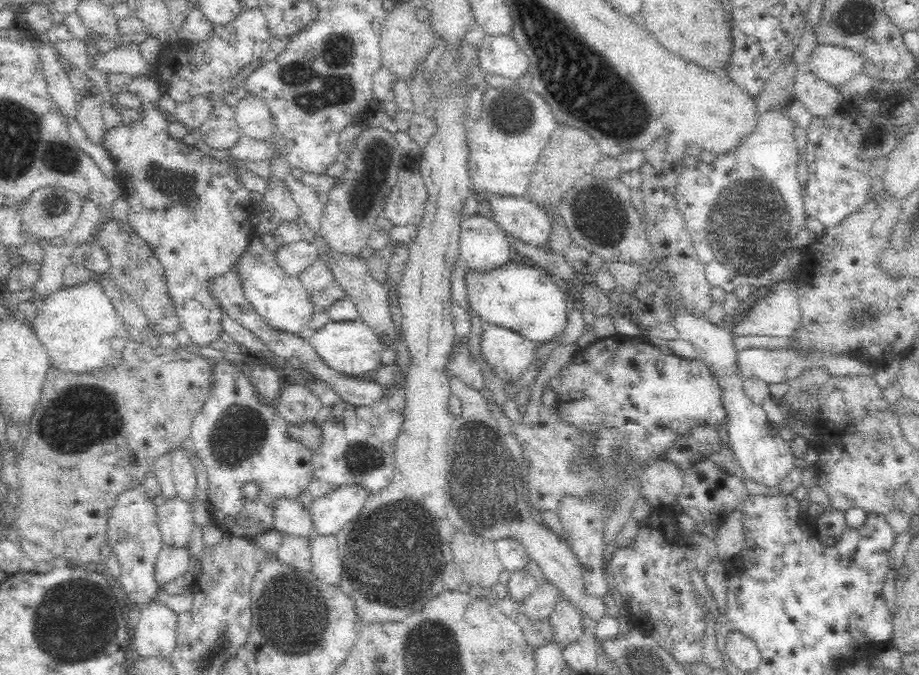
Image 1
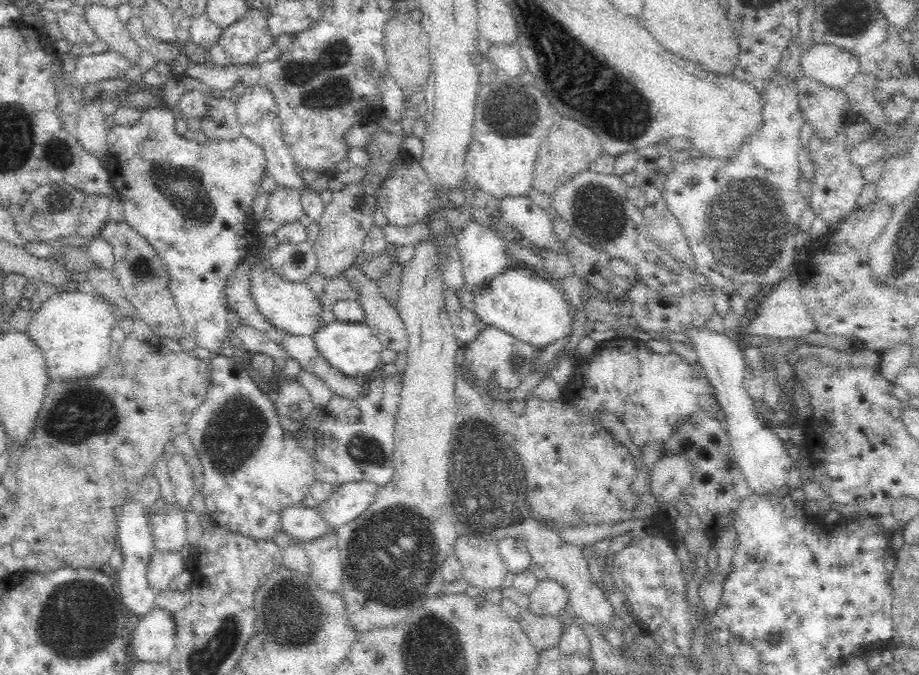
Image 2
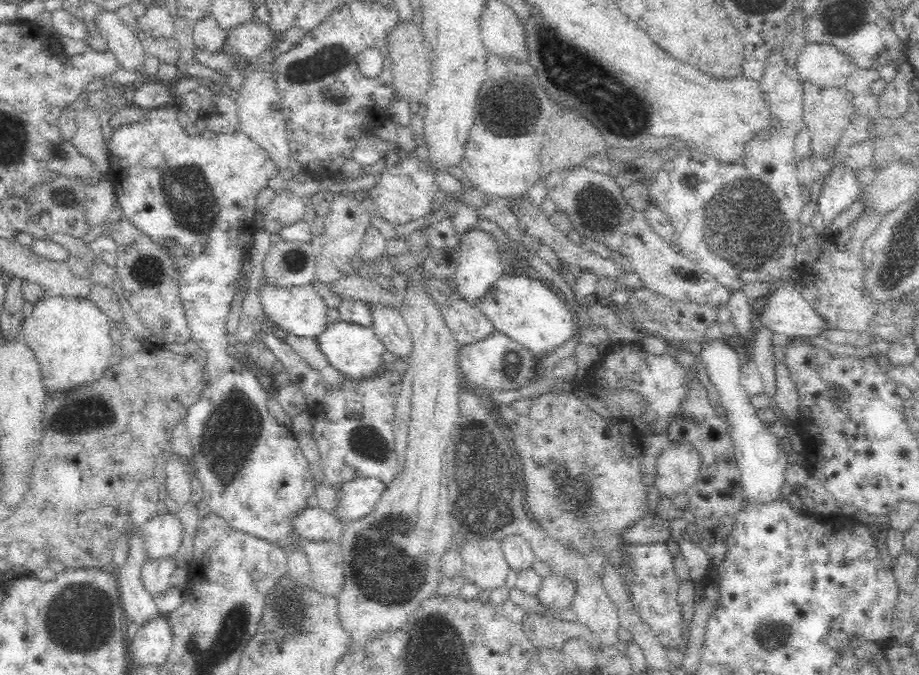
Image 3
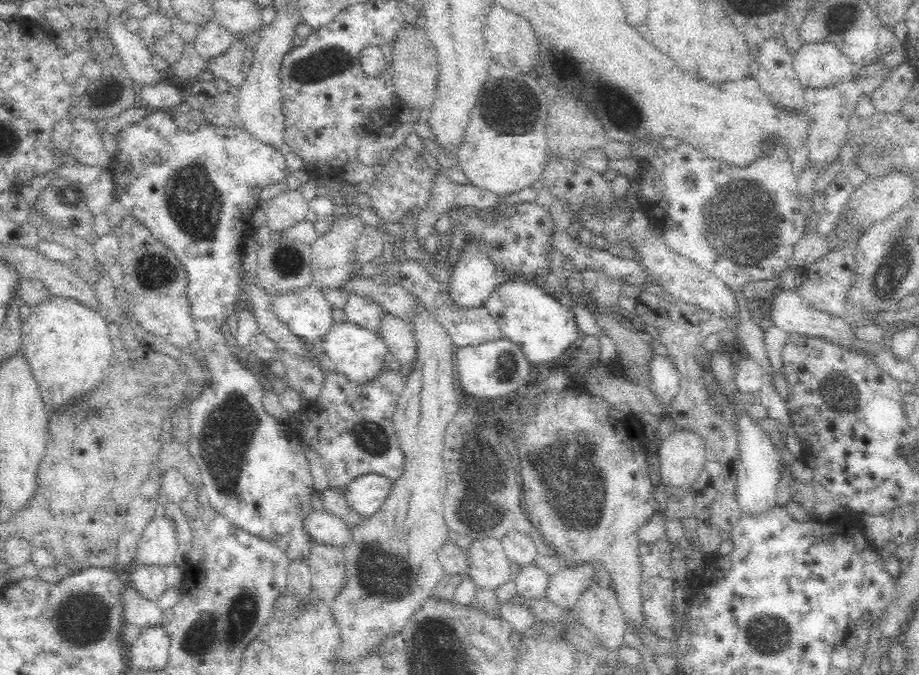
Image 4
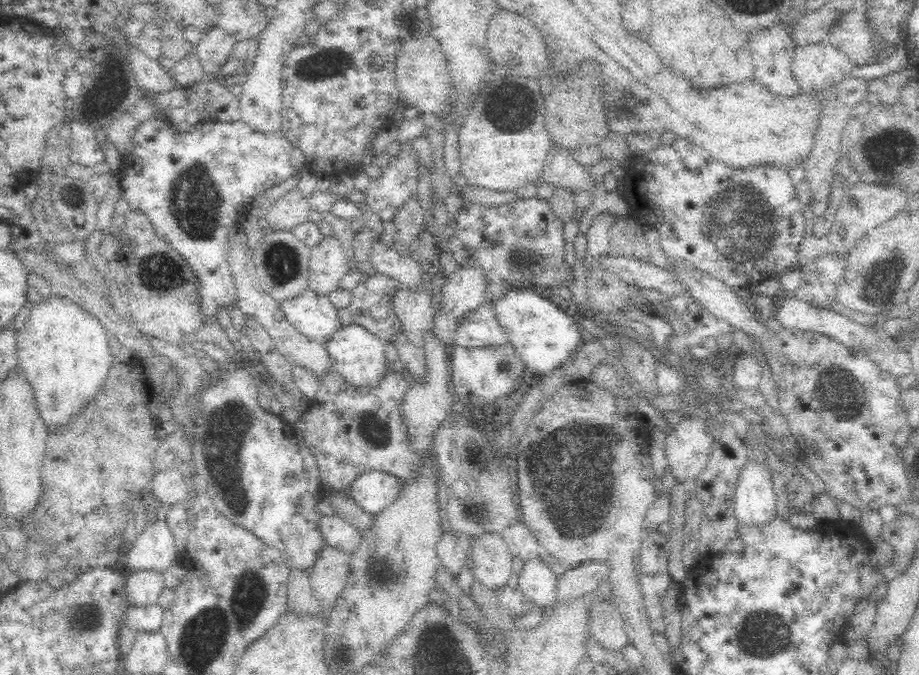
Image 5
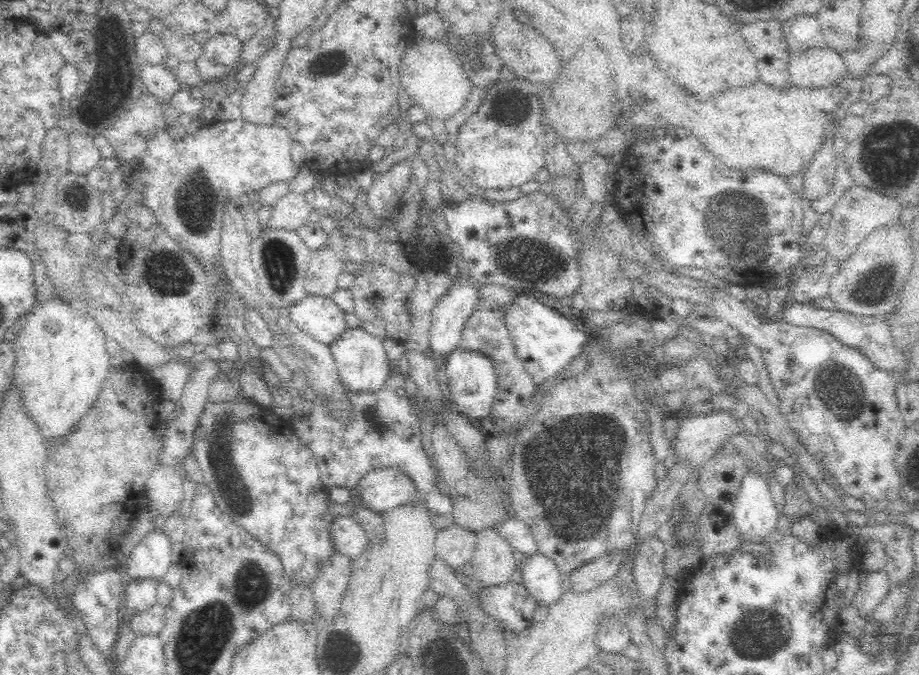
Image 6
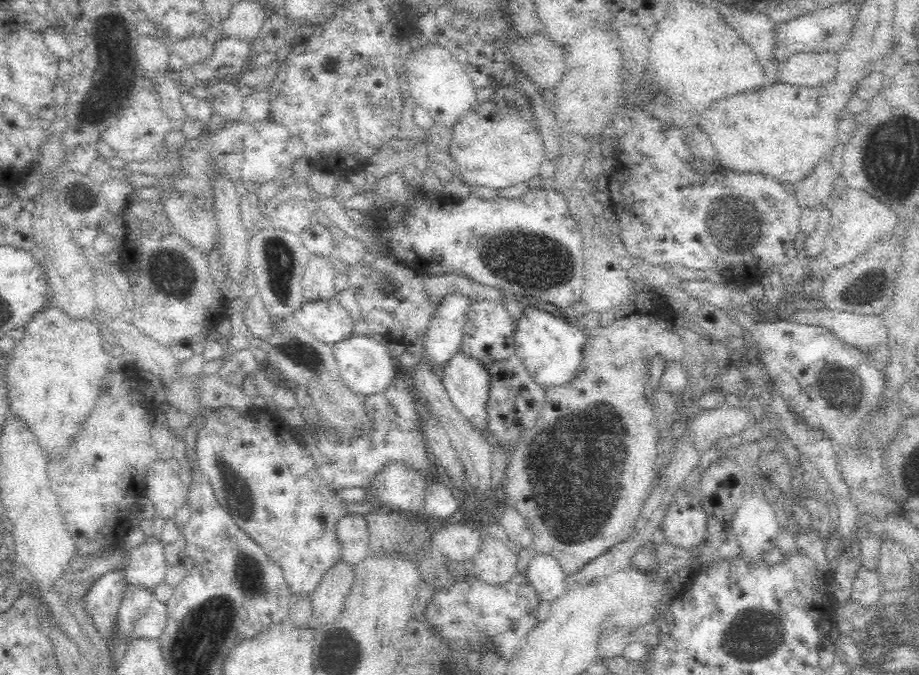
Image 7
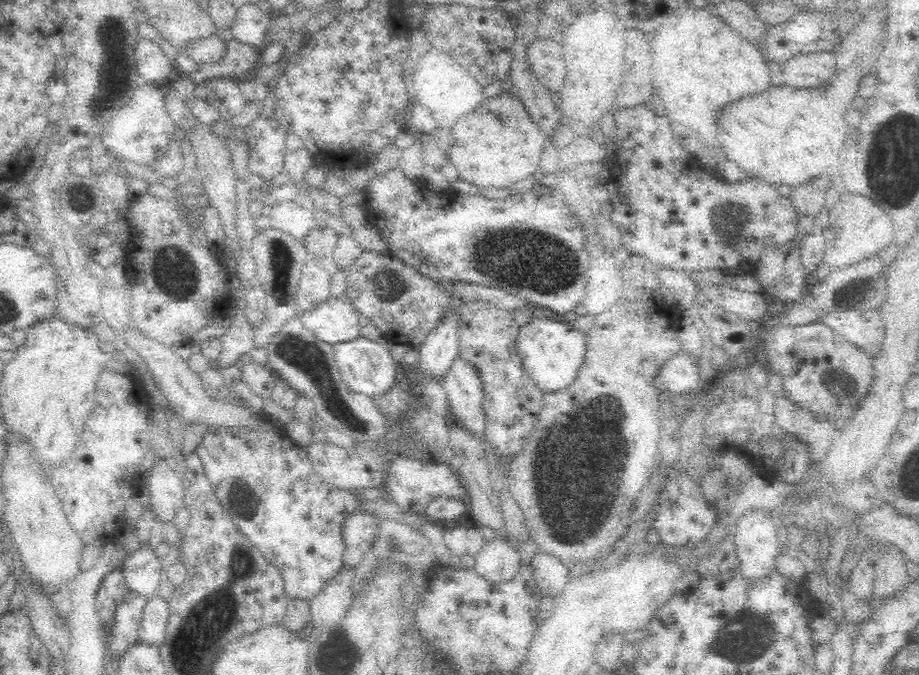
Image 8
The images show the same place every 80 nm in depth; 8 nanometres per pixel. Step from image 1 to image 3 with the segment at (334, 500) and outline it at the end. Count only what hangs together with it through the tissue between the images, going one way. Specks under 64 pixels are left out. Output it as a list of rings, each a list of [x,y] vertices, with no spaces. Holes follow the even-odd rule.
[[[362,476],[338,486],[339,511],[335,514],[345,522],[368,516],[375,510],[387,483],[375,476]]]

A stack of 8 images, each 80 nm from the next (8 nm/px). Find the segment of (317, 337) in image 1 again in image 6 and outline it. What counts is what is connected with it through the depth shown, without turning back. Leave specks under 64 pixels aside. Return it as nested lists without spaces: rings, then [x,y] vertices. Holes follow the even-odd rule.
[[[363,329],[346,331],[342,337],[329,344],[337,371],[348,390],[354,393],[378,392],[395,373],[395,349]]]

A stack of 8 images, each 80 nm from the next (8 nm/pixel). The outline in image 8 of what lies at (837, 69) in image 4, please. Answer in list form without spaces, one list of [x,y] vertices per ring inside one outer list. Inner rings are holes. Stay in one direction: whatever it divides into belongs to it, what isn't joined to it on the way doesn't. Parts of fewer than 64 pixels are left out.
[[[816,51],[813,53],[800,53],[784,61],[784,64],[770,62],[769,71],[772,76],[772,84],[790,84],[794,88],[814,88],[826,83],[835,74],[837,59],[832,51]]]

